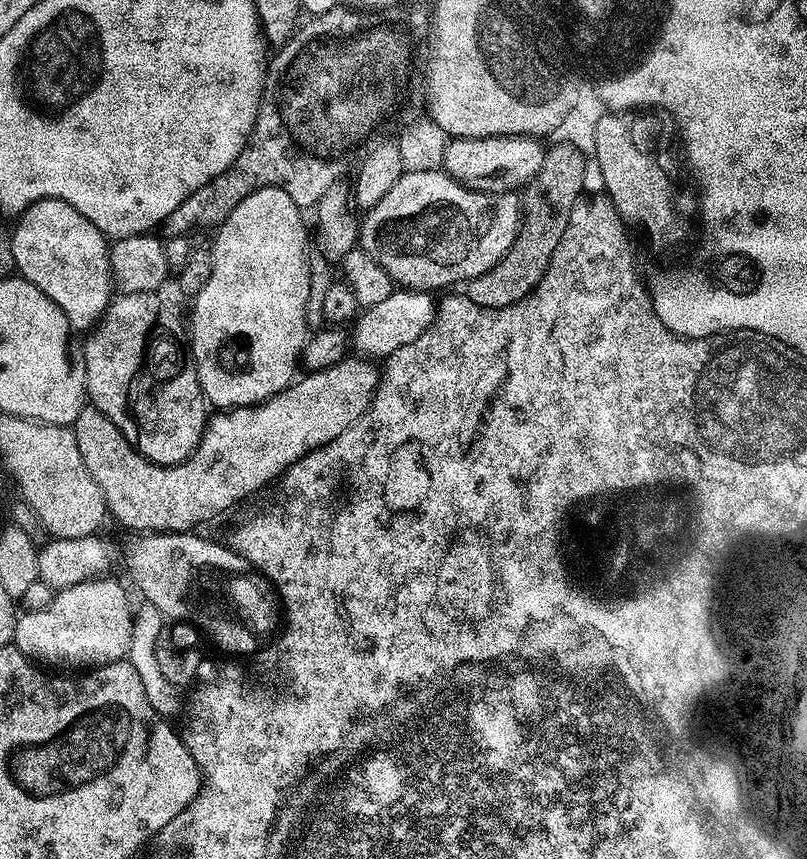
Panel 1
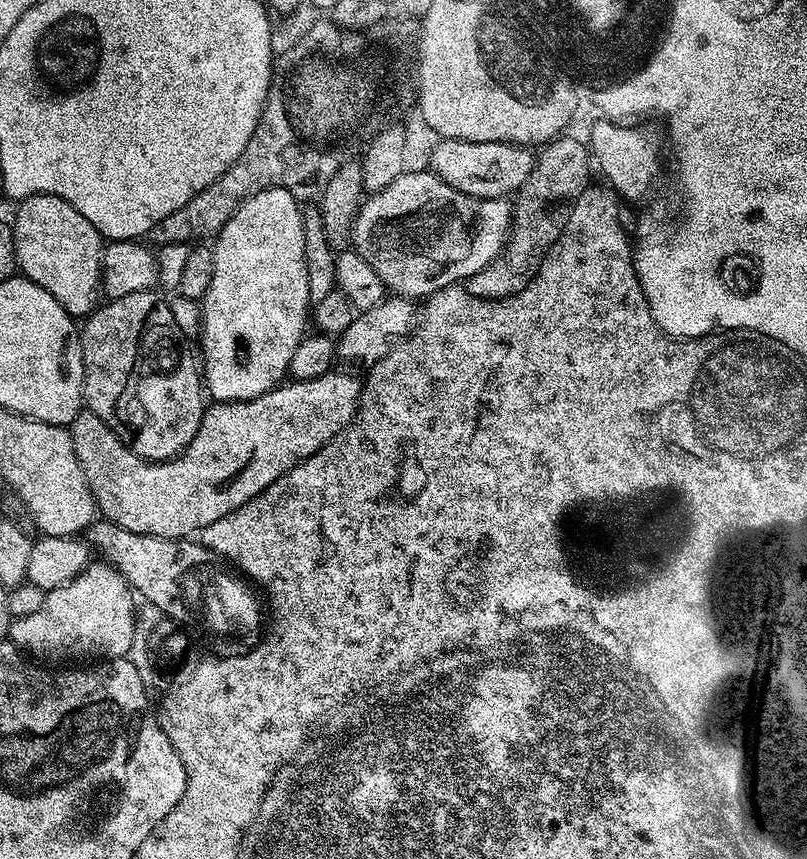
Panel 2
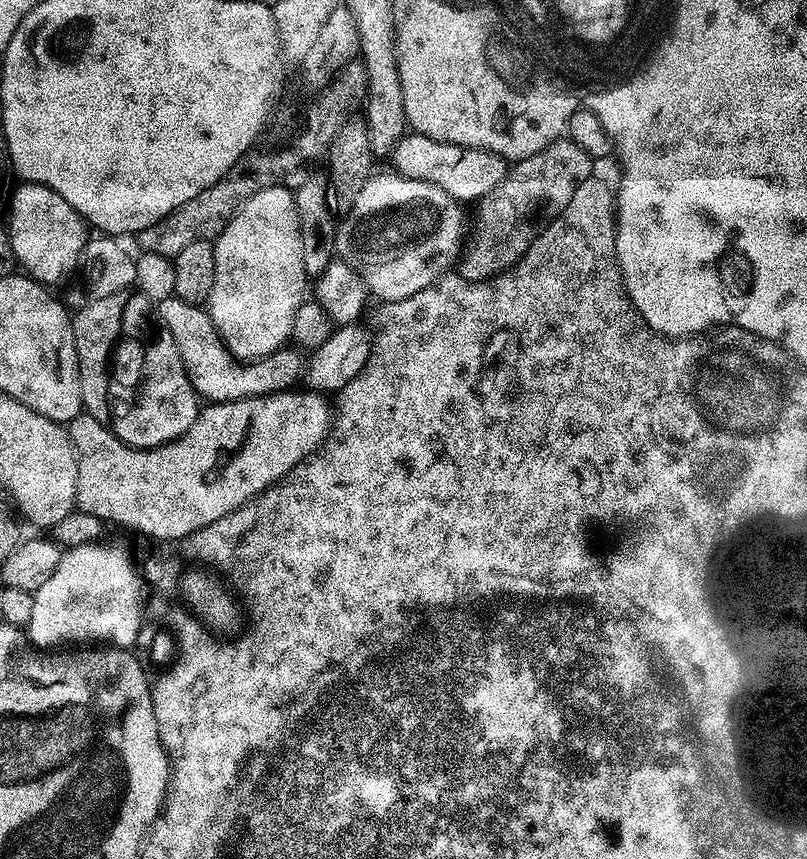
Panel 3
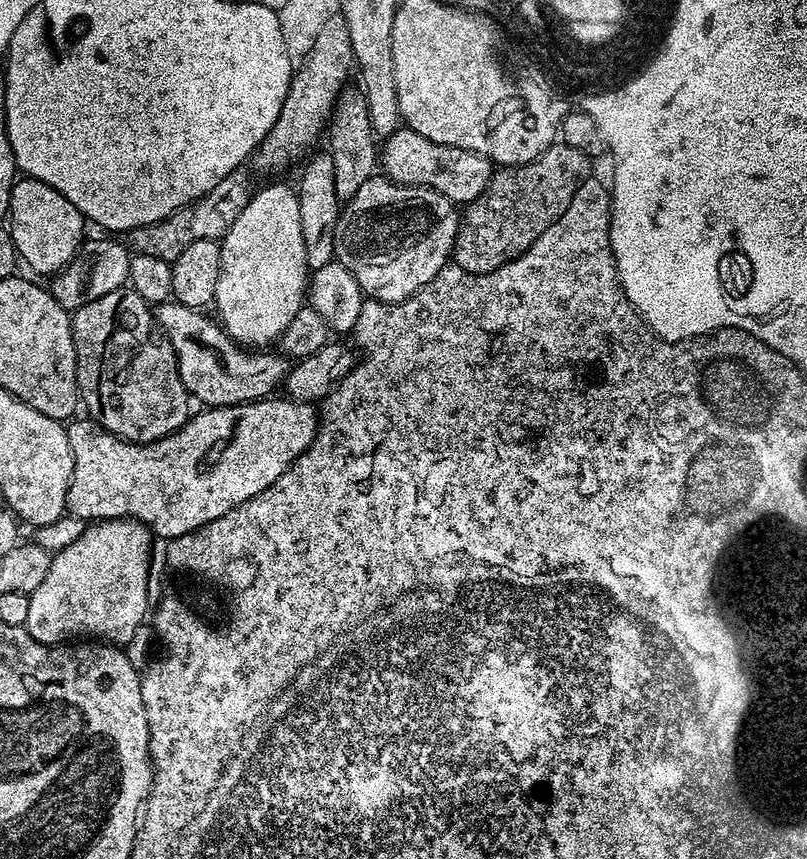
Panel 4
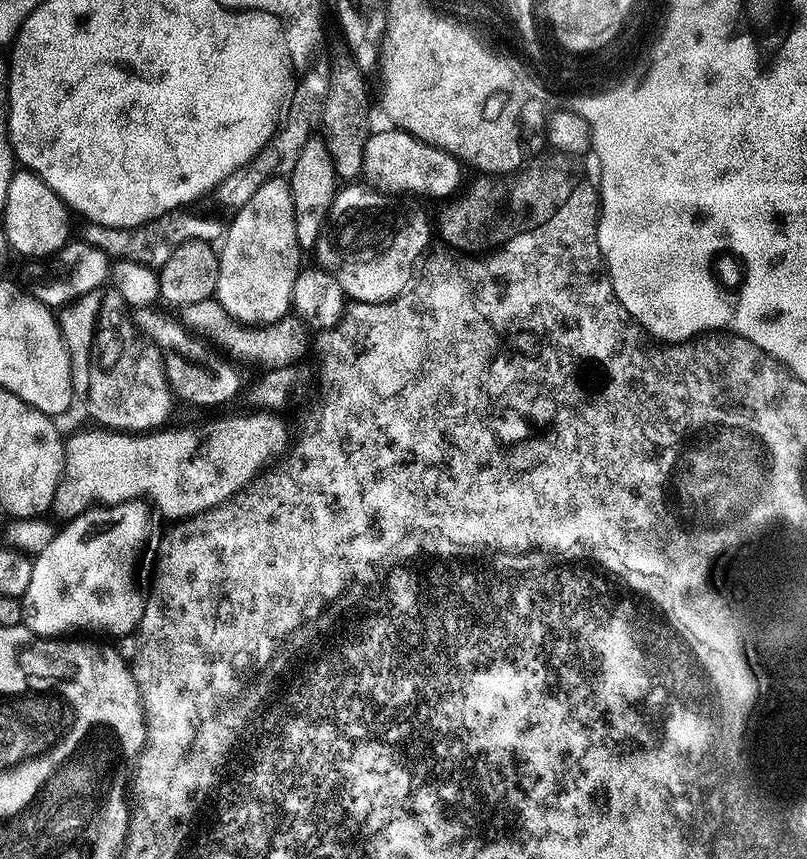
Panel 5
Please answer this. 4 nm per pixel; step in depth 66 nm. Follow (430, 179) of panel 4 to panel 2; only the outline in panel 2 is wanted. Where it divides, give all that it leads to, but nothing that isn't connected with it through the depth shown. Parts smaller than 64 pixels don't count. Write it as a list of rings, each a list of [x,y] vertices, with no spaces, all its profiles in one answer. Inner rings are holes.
[[[441,139],[439,143],[432,152],[431,171],[460,192],[483,200],[499,200],[519,192],[536,164],[533,149],[523,144],[446,139]]]

